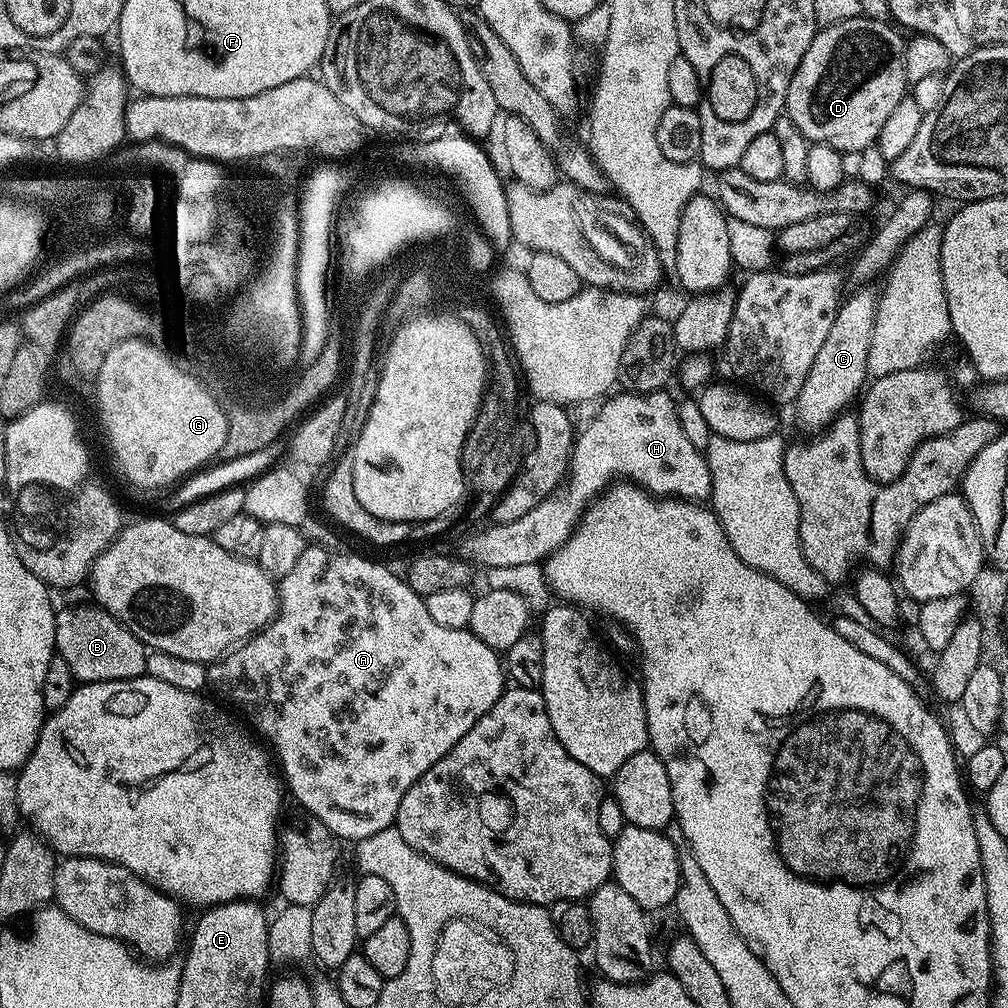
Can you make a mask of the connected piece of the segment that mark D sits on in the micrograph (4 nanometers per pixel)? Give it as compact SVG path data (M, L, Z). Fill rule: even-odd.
M861 14L848 21L821 27L814 42L810 42L810 50L806 50L798 70L790 78L790 90L786 94L784 106L794 126L798 126L798 130L802 130L811 143L828 144L831 148L837 148L841 154L862 152L879 141L882 126L886 126L886 118L890 118L890 114L894 114L896 107L906 99L910 88L904 57L906 40L885 20L871 20L868 14Z

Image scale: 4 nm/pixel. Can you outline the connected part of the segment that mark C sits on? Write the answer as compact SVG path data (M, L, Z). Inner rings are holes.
M860 286L852 297L845 299L831 323L826 342L819 347L814 364L806 375L801 392L794 401L796 416L808 428L823 430L845 411L852 399L861 395L868 375L870 358L870 338L874 335L874 322L878 307L878 292L872 286ZM861 387L861 388L860 388Z

